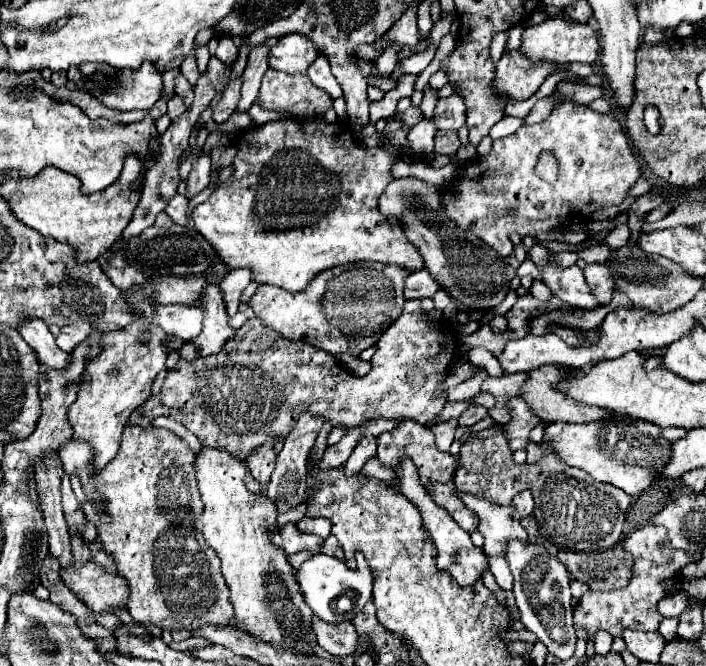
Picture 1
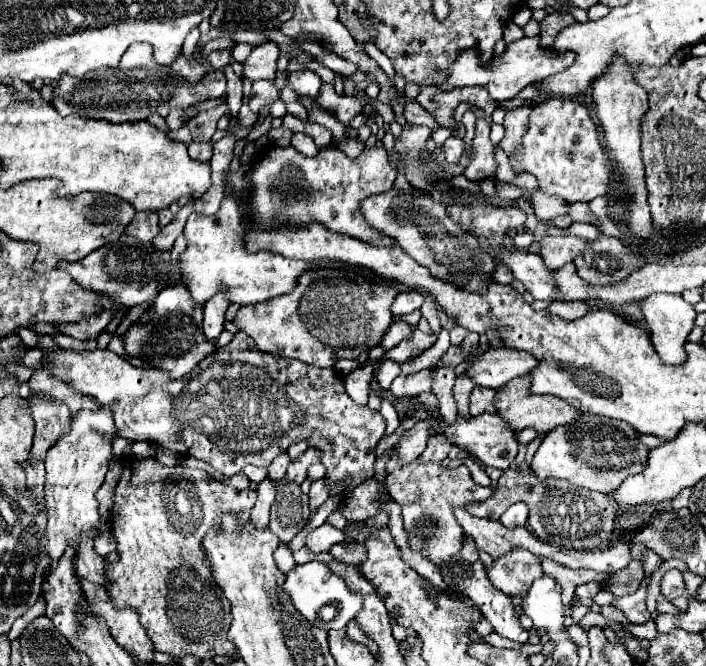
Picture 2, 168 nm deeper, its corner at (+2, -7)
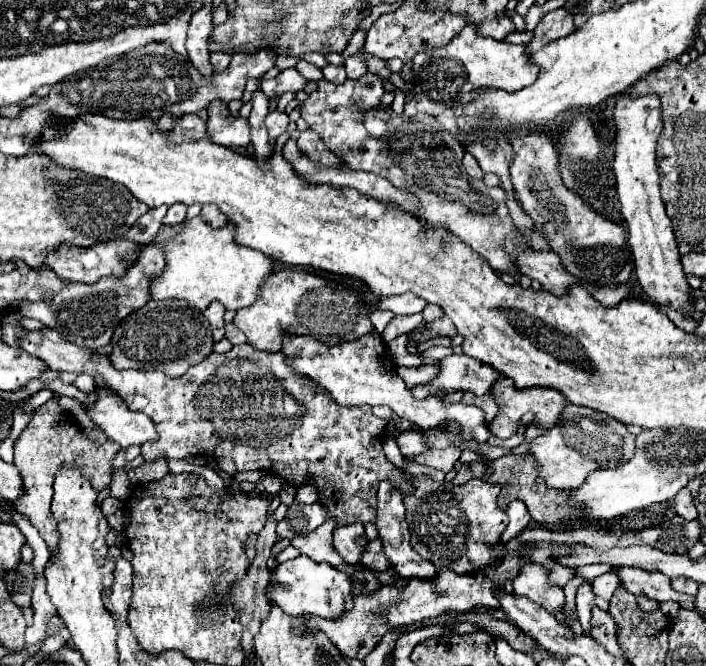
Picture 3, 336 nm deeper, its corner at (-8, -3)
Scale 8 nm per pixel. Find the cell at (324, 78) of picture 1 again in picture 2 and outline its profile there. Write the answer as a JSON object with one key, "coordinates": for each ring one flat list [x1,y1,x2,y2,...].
{"coordinates":[[294,71,288,75,288,87,294,89,298,95,308,95,316,99,320,85,322,85,322,79,312,71]]}

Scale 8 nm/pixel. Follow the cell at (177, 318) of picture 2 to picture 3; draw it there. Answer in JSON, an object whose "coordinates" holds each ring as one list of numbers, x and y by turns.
{"coordinates":[[182,299,148,301,142,309,132,311,112,335,112,355,116,367,122,369,144,369,164,367,170,377,182,377,190,367,198,365,206,355,212,353,212,327,204,313]]}

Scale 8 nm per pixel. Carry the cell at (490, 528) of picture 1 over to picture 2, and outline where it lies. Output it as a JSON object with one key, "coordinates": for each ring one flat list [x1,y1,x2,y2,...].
{"coordinates":[[514,549,504,557,498,557,492,567,488,567,488,577,494,587,504,591,508,597,522,597,528,585,542,575,542,565,538,557,524,549]]}

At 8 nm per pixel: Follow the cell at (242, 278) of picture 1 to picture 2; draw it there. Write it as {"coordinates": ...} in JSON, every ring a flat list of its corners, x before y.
{"coordinates":[[224,293,214,295,210,301,204,305,204,335,208,339,216,339,224,331,224,313,228,309,228,299]]}

